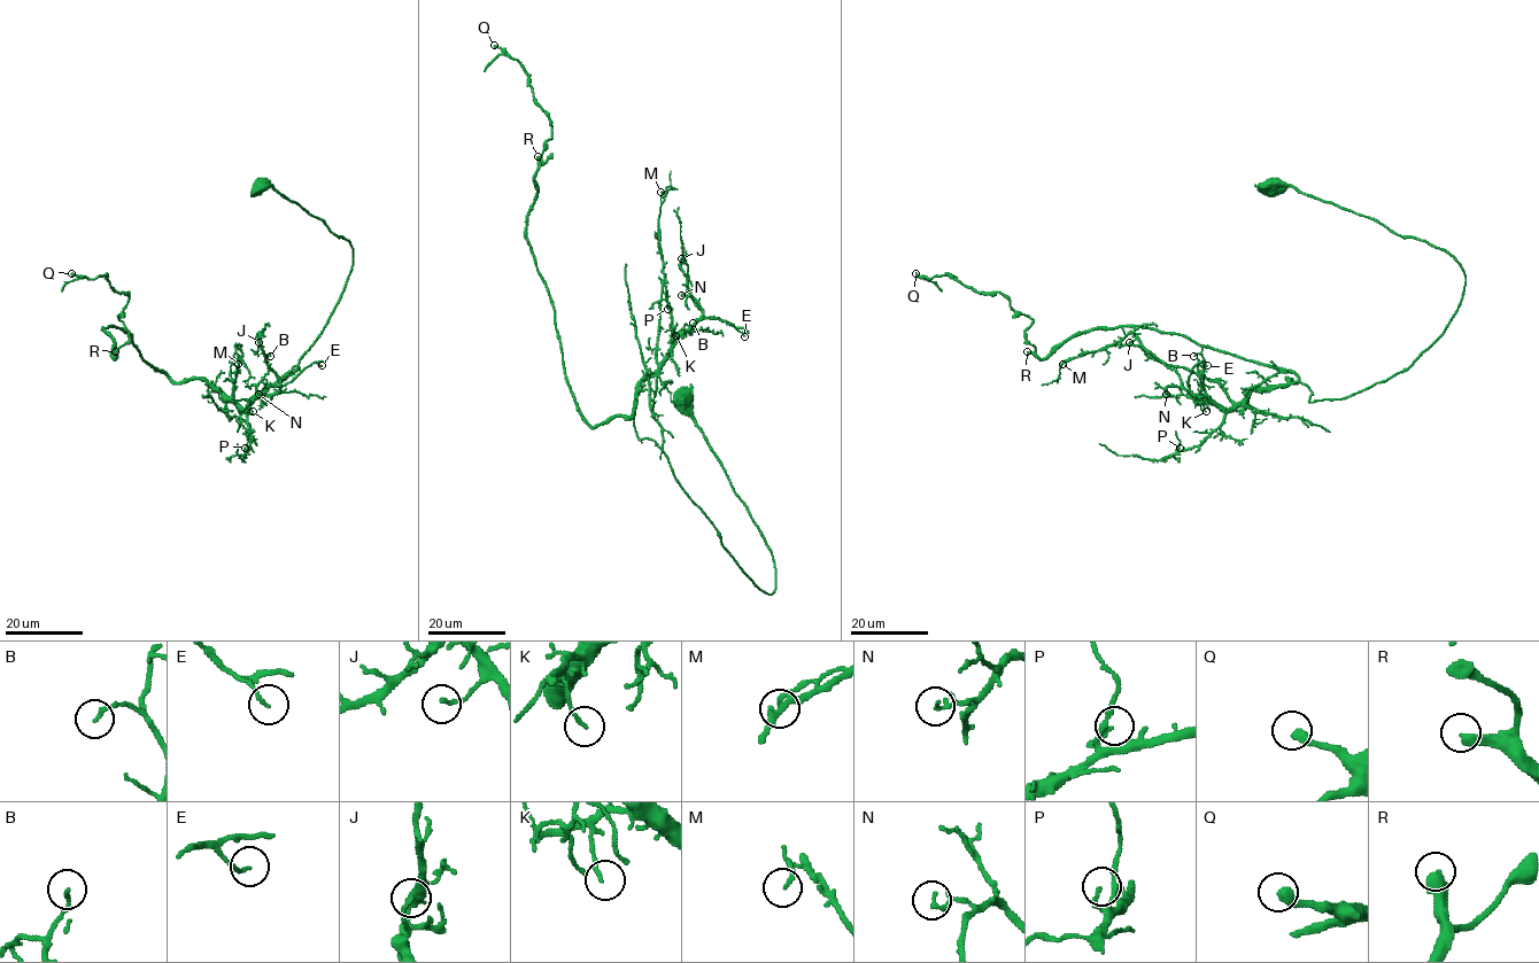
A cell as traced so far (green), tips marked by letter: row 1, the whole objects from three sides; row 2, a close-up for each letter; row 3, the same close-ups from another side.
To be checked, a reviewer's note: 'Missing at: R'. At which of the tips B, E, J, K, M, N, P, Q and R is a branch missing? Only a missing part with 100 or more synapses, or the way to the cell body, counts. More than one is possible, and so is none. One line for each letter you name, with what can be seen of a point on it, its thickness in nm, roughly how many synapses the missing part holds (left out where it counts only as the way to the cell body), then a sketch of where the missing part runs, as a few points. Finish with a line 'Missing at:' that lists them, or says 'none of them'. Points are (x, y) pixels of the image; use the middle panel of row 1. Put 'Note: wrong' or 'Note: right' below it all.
R: Place: (538, 156). Thickness 440 nm. Roughly 250 synapses
Missing at: R
Note: right

